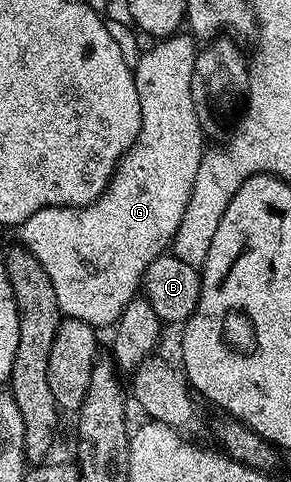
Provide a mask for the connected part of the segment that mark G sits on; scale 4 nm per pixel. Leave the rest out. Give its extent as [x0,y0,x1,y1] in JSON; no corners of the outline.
[19,33,207,329]

